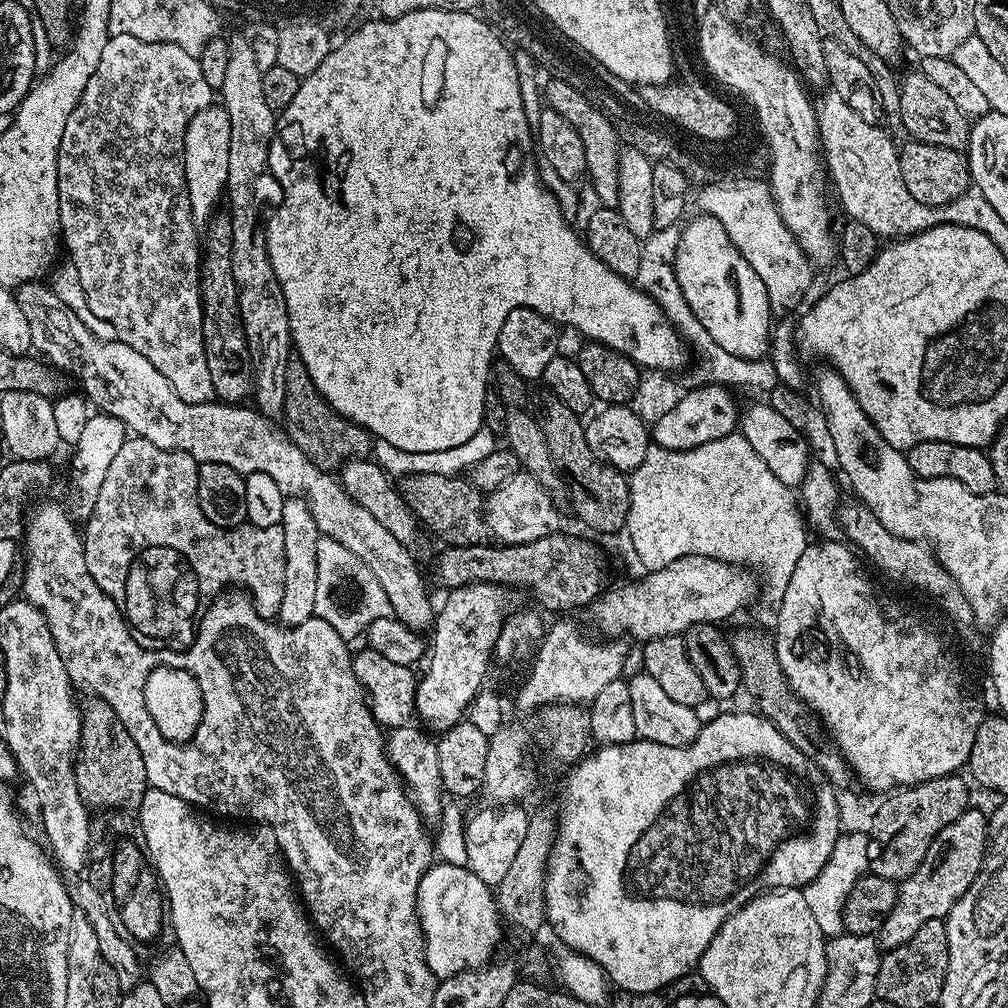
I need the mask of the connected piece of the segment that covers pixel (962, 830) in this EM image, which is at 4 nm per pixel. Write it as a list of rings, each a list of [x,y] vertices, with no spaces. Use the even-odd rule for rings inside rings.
[[[980,810],[964,812],[954,822],[950,822],[938,833],[924,854],[923,860],[912,872],[899,881],[896,901],[882,922],[878,933],[878,944],[887,950],[902,946],[930,918],[944,920],[948,911],[962,898],[984,864],[986,845],[990,840],[990,820]]]

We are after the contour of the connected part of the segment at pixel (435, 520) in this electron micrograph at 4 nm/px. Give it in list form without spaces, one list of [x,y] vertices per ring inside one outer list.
[[[410,473],[399,477],[398,491],[429,533],[432,531],[438,539],[445,540],[445,545],[466,547],[475,545],[480,528],[482,532],[482,496],[463,479],[456,479],[442,474]]]

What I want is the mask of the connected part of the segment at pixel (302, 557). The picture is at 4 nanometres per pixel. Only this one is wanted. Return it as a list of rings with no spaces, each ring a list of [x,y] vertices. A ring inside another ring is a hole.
[[[304,498],[285,500],[280,524],[285,530],[285,597],[279,610],[279,619],[285,625],[301,624],[311,618],[315,610],[318,590],[318,542],[322,533],[316,525],[314,514]]]

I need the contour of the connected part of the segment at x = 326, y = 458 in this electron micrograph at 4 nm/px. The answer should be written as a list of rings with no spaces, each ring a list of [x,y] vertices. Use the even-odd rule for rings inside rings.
[[[289,355],[286,362],[288,399],[286,401],[285,418],[288,418],[291,439],[298,450],[302,452],[310,463],[326,473],[335,473],[353,455],[352,444],[344,433],[345,421],[322,398],[322,394],[314,386],[302,358]]]

